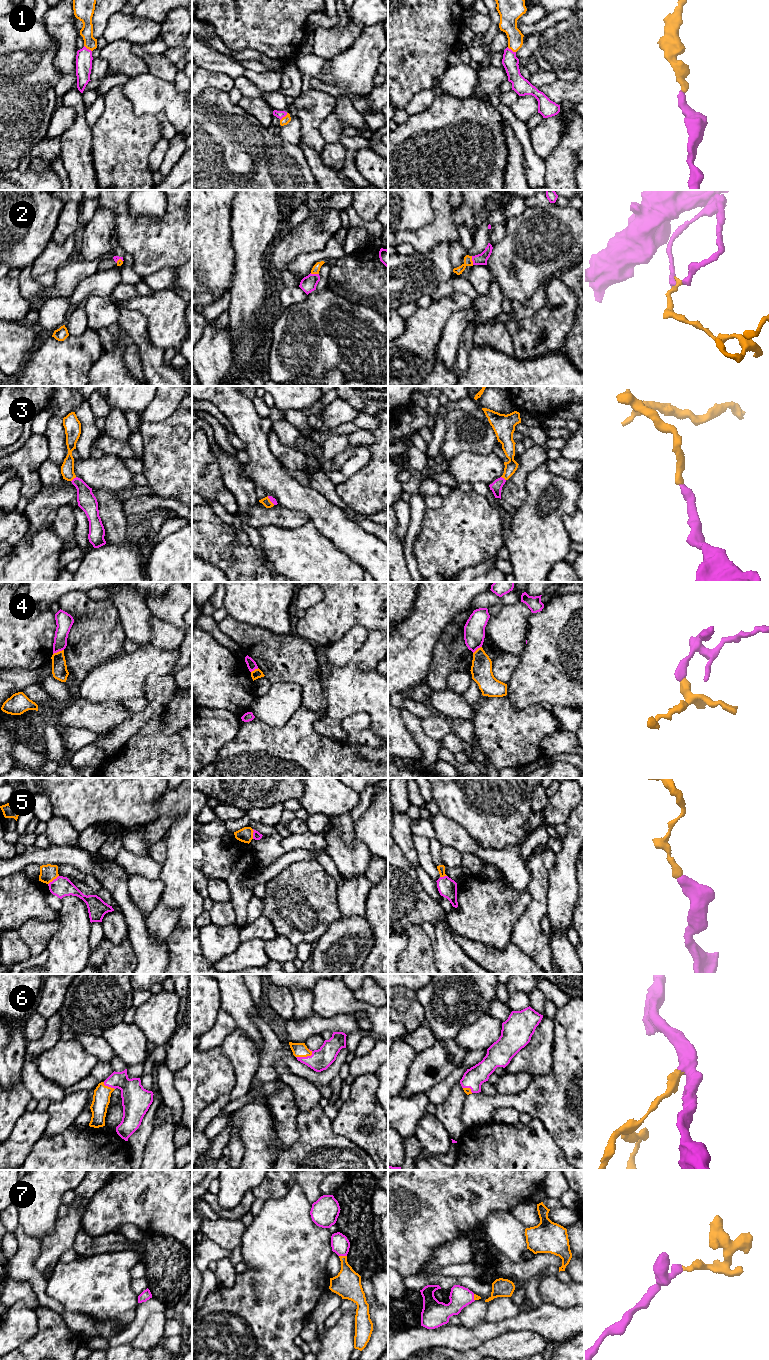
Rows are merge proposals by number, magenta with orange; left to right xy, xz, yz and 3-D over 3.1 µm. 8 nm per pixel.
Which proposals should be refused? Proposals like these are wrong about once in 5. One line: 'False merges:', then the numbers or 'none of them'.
False merges: 4, 5

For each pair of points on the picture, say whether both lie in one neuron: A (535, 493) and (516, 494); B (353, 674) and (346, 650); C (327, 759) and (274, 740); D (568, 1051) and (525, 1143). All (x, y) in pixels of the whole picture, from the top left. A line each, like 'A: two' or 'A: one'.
A: two
B: two
C: one
D: two

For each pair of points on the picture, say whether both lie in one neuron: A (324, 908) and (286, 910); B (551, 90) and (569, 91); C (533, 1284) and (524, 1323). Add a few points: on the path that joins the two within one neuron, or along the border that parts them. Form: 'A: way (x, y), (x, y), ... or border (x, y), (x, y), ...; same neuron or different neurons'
A: way (315, 908), (295, 908); same neuron
B: way (555, 90), (565, 90); same neuron
C: border (544, 1302), (532, 1310); different neurons

